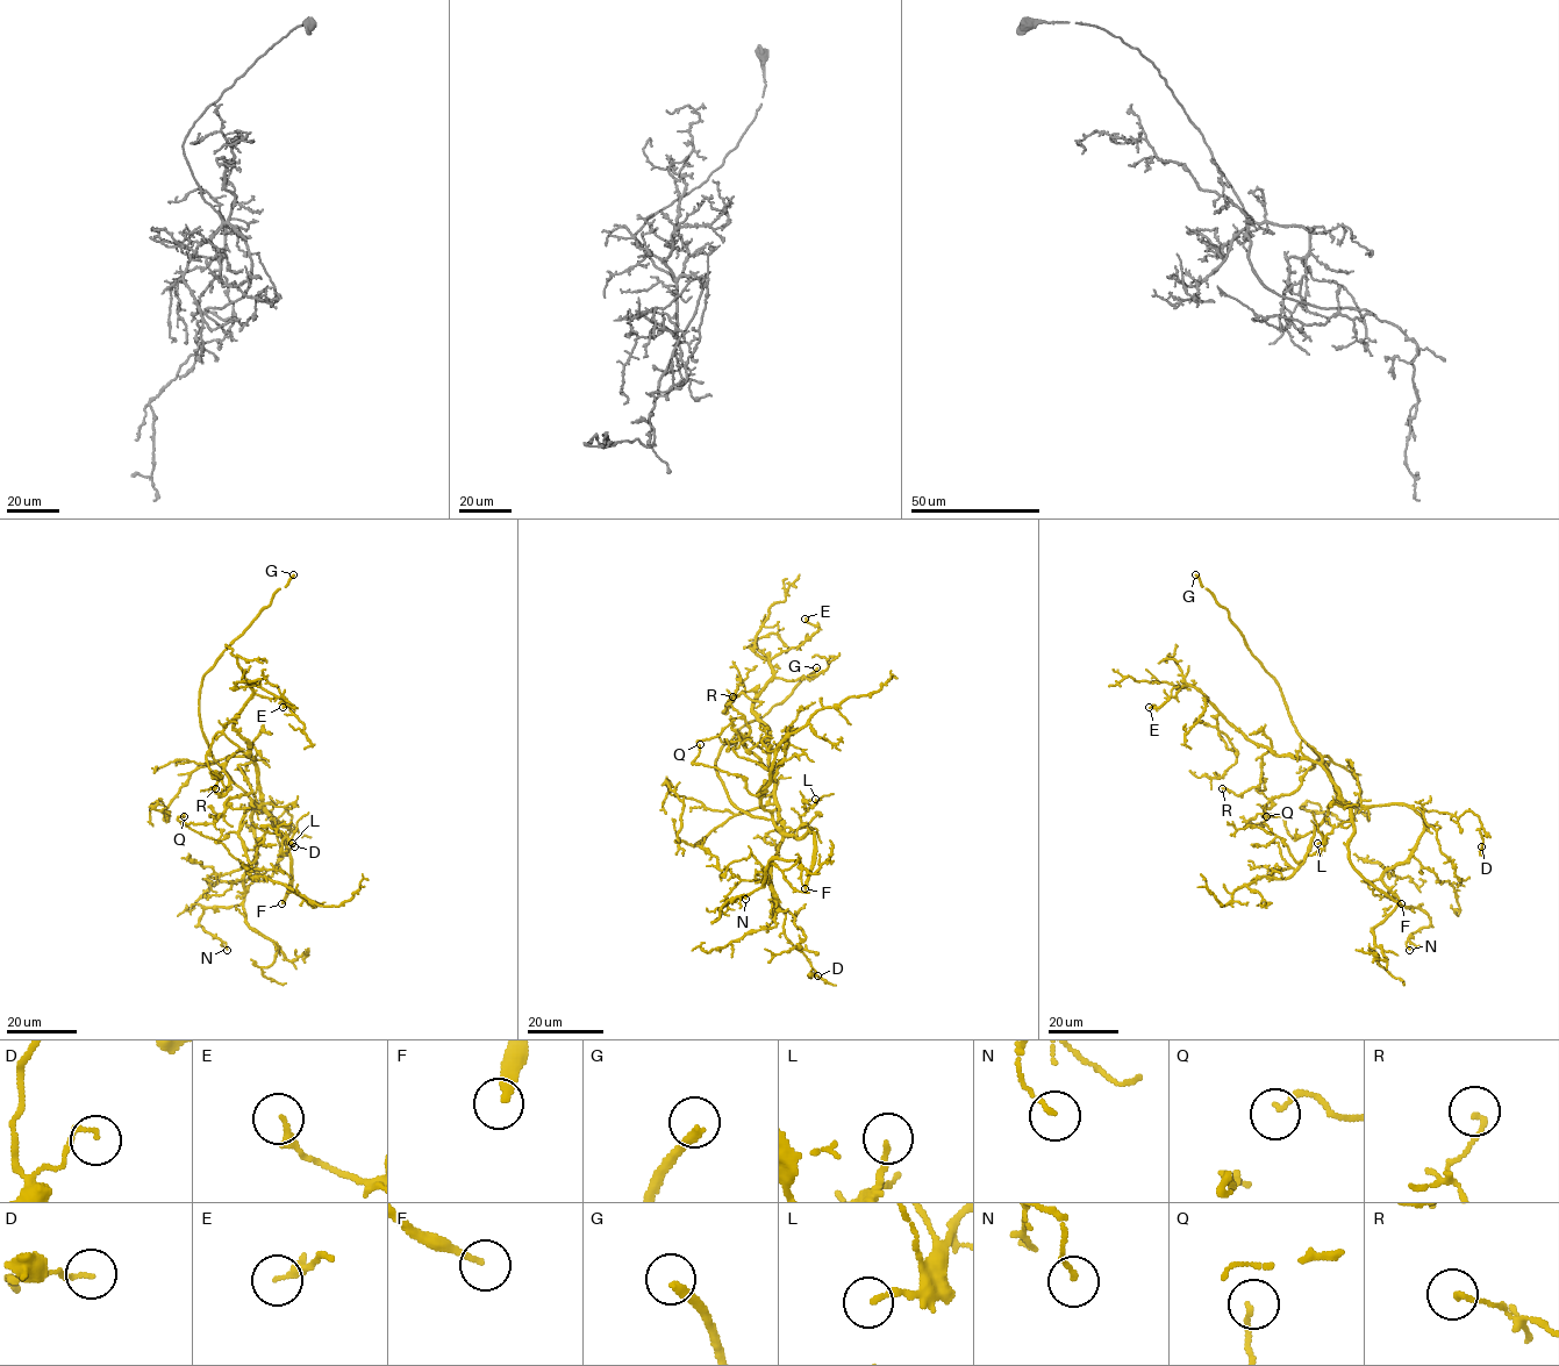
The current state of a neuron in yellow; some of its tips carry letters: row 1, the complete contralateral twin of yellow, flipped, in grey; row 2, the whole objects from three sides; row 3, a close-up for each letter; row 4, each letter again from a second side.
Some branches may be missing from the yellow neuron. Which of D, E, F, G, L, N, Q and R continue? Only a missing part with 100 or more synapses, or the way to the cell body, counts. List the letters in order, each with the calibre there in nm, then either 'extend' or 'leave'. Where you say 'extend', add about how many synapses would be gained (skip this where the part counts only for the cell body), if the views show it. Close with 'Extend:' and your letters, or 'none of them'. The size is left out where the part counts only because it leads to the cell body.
D: 120 nm | leave
E: 220 nm | leave
F: 220 nm | extend | 350 syn
G: 280 nm | leave
L: 160 nm | leave
N: 130 nm | leave
Q: 150 nm | leave
R: 130 nm | leave
Extend: F

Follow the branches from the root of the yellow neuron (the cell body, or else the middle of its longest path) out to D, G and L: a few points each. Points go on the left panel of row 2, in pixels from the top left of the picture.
D: (262, 806), (250, 805), (276, 817), (285, 810), (291, 815), (285, 848), (294, 846)
G: (262, 806), (257, 806), (213, 757), (200, 726), (199, 692), (202, 676), (293, 574)
L: (262, 806), (292, 843)

